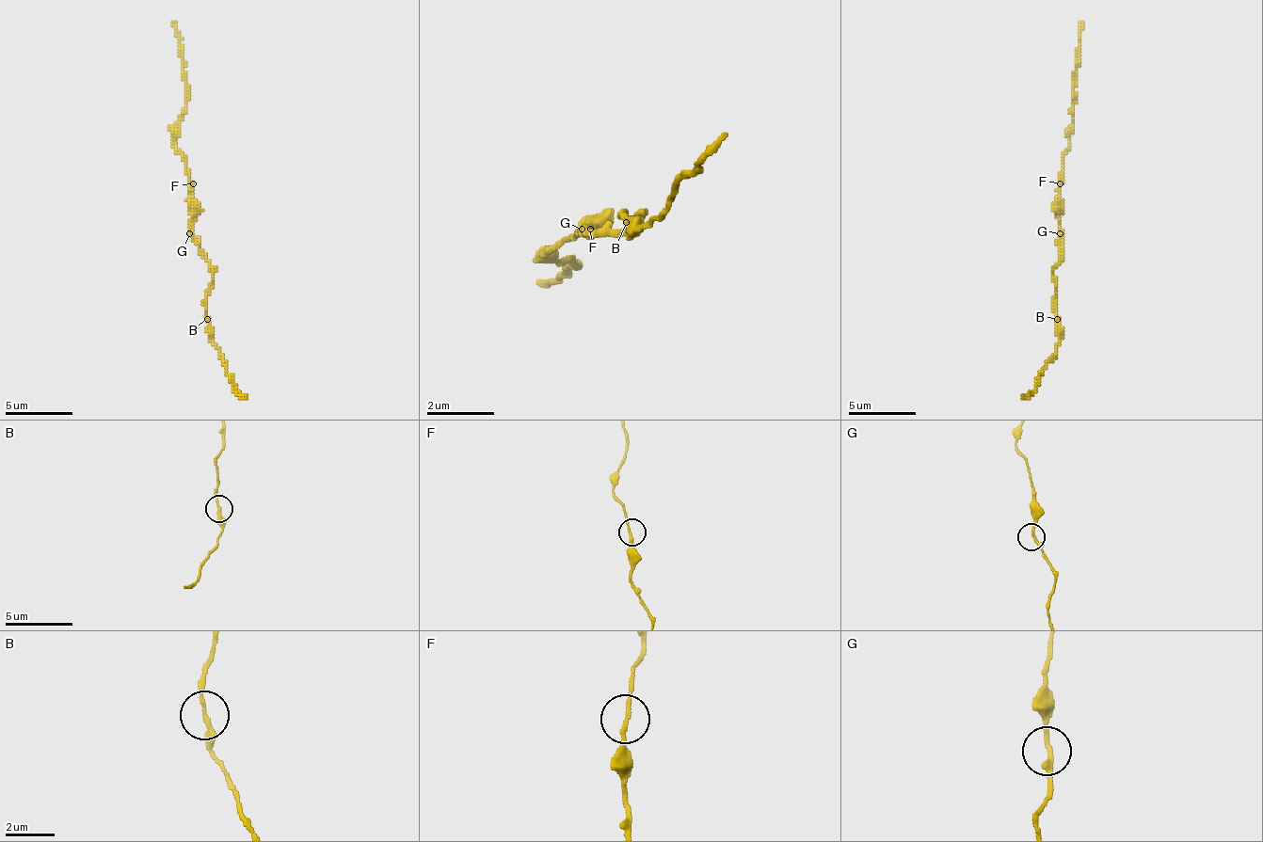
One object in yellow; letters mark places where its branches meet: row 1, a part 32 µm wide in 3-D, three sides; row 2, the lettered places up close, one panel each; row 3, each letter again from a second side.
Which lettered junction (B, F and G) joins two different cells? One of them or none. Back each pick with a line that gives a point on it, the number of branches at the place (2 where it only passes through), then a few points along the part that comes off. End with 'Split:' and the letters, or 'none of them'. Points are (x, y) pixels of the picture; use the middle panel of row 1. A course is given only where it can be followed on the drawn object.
B: place (626, 222); branches 2; course (624, 220), (632, 229), (658, 220), (692, 169), (726, 135)
Split: B

